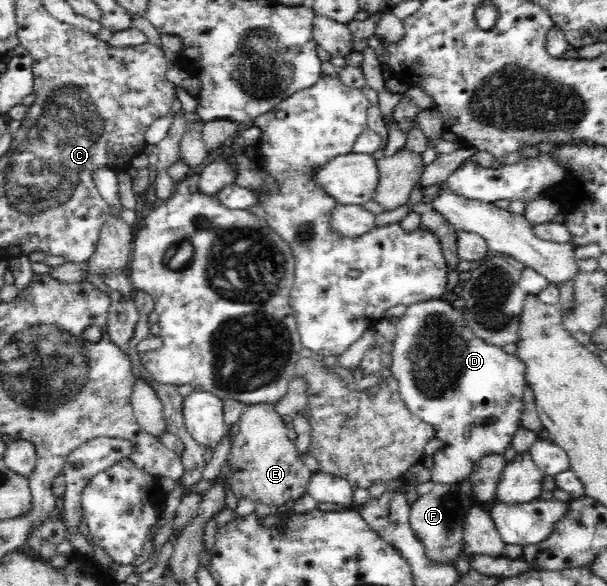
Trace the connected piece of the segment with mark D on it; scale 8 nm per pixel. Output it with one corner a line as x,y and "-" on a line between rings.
442,298
430,299
407,306
405,313
399,317
395,326
397,327
397,336
393,341
393,360
390,369
392,370
392,376
396,378
396,382
398,383
400,398
410,412
434,428
435,438
442,441
442,449
437,450
433,454
435,465
431,467
431,480
434,483
443,484
459,483
461,480
465,480
469,477
472,473
473,465
480,458
488,454
504,454
506,447
512,444
517,430
522,427
521,413
523,412
523,396
529,388
526,382
526,365
522,360
516,357
516,355
510,355
510,353
504,351
502,347
490,345
476,336
472,328
466,324
462,309
454,308
450,302
446,302

